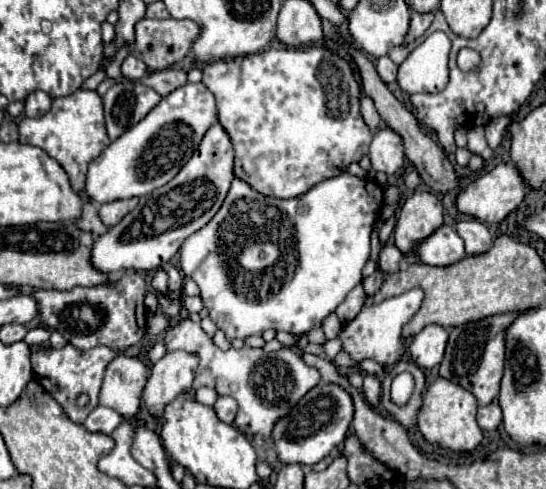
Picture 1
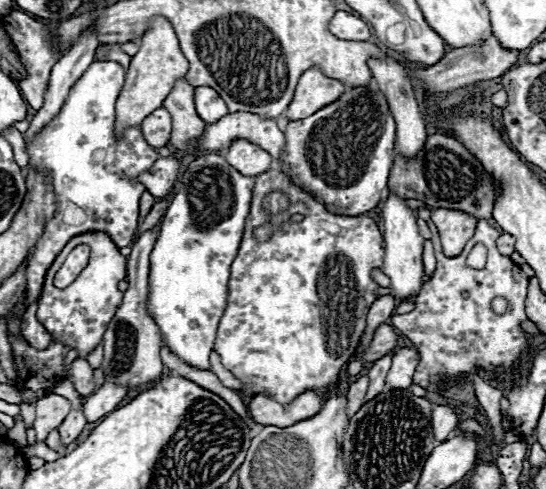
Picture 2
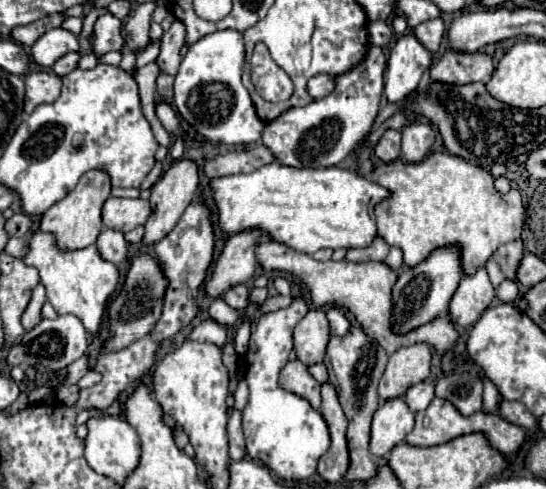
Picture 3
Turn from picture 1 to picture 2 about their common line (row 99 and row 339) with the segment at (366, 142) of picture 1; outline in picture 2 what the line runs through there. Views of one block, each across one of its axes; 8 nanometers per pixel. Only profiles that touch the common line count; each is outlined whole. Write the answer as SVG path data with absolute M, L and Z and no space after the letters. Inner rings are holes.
M276 168L256 178L240 252L232 262L228 308L220 320L214 342L214 350L220 354L222 364L242 382L250 384L248 390L242 390L244 396L268 392L278 402L292 402L292 398L304 390L318 390L336 384L340 372L356 354L360 336L366 328L366 312L378 298L376 292L380 286L374 282L372 270L384 266L384 238L372 218L364 216L358 218L358 222L352 220L354 218L350 216L330 214L310 194L288 182L288 178L284 178ZM272 190L286 192L290 206L282 214L264 216L262 198ZM294 214L302 214L304 220L292 222L290 218ZM266 222L276 226L276 232L266 242L258 242L254 230Z

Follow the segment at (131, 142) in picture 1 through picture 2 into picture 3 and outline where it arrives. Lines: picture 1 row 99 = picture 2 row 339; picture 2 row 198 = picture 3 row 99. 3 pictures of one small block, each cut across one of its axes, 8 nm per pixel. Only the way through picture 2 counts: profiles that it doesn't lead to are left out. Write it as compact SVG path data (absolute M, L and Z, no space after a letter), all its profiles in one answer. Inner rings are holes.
M218 30L194 42L182 58L174 78L174 106L178 114L210 144L250 146L262 136L264 124L256 120L256 110L242 84L244 38L236 30Z

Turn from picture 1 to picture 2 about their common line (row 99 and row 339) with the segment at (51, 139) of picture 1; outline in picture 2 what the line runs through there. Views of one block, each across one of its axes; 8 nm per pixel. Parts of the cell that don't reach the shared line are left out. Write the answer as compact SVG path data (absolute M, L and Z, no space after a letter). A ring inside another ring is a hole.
M84 232L80 236L74 236L64 250L56 256L54 264L50 266L44 282L44 290L40 294L40 304L38 304L38 322L52 334L54 340L64 342L70 348L76 348L80 358L86 358L92 348L102 340L104 330L112 316L116 314L116 308L122 302L122 292L118 290L118 282L126 278L126 258L120 254L118 246L112 242L112 238L104 232ZM78 244L88 244L90 246L90 262L82 270L82 274L68 286L68 288L54 288L52 276L58 272L62 266L64 258L68 252L78 246Z

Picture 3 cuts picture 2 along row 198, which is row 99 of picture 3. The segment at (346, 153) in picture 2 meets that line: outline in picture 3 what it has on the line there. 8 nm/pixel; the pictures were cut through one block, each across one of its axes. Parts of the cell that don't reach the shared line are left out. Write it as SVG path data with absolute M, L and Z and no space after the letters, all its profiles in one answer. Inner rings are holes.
M370 46L366 58L346 74L336 78L336 90L304 108L290 108L264 128L262 142L274 158L292 168L328 168L342 162L370 132L378 114L384 86L386 56L382 48Z

